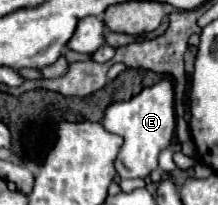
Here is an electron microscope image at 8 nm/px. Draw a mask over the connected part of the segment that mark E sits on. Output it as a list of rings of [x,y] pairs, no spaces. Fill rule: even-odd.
[[[162,78],[154,86],[144,88],[128,102],[114,102],[106,108],[104,128],[124,138],[120,154],[116,158],[116,172],[120,178],[146,178],[158,168],[158,154],[170,146],[176,116],[174,116],[174,88],[170,78]]]

